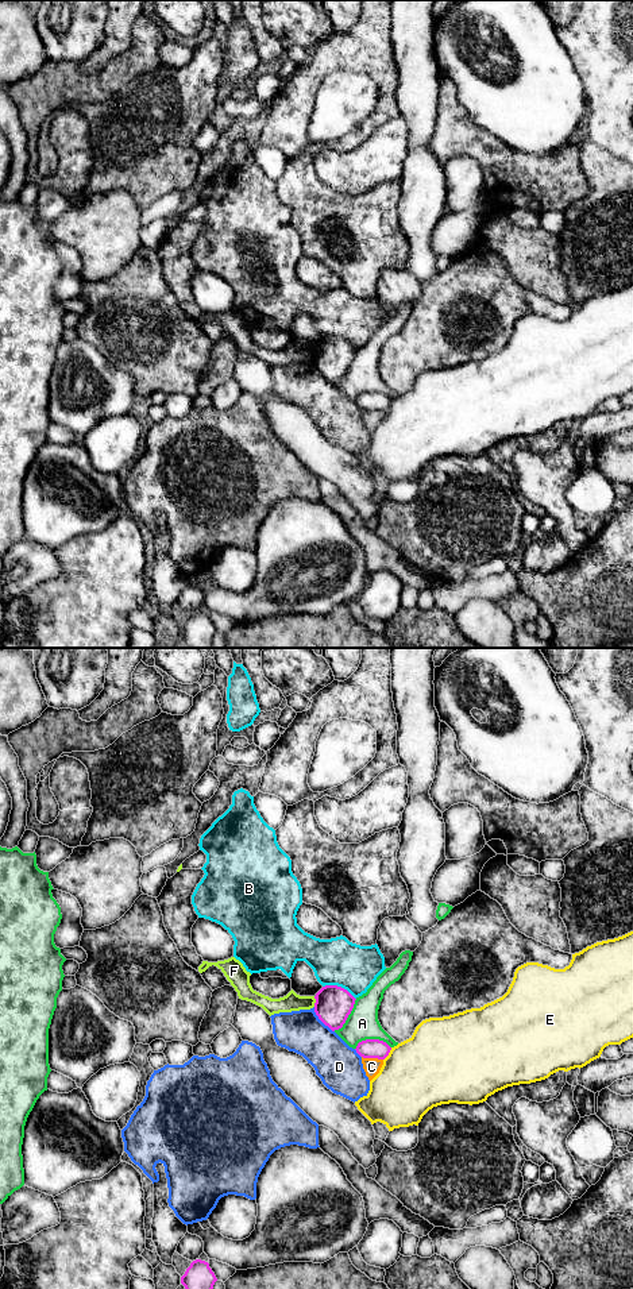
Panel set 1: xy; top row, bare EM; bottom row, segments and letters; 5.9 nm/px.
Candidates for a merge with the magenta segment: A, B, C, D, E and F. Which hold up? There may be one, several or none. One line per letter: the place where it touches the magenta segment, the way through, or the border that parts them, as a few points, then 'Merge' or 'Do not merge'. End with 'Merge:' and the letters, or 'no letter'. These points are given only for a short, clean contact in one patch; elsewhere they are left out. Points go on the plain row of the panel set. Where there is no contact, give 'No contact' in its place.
A: Touches magenta at xy (373, 392). Do not merge
B: Touches magenta at xy (339, 339). Do not merge
C: Touches magenta at xy (373, 409). Do not merge
D: Touches magenta at xy (321, 373). Do not merge
E: Touches magenta at xy (388, 406). Do not merge
F: Touches magenta at xy (316, 354). Boundary: xy (313, 348), (315, 358). Do not merge
Merge: no letter

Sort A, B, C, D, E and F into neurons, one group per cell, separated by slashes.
A / B / C / D / E / F

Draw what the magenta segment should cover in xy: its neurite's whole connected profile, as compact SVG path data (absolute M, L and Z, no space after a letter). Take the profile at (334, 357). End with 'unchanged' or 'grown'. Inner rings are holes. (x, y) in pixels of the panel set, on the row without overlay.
M337 337L323 339L314 351L316 367L332 383L343 379L356 352L347 341Z | unchanged

